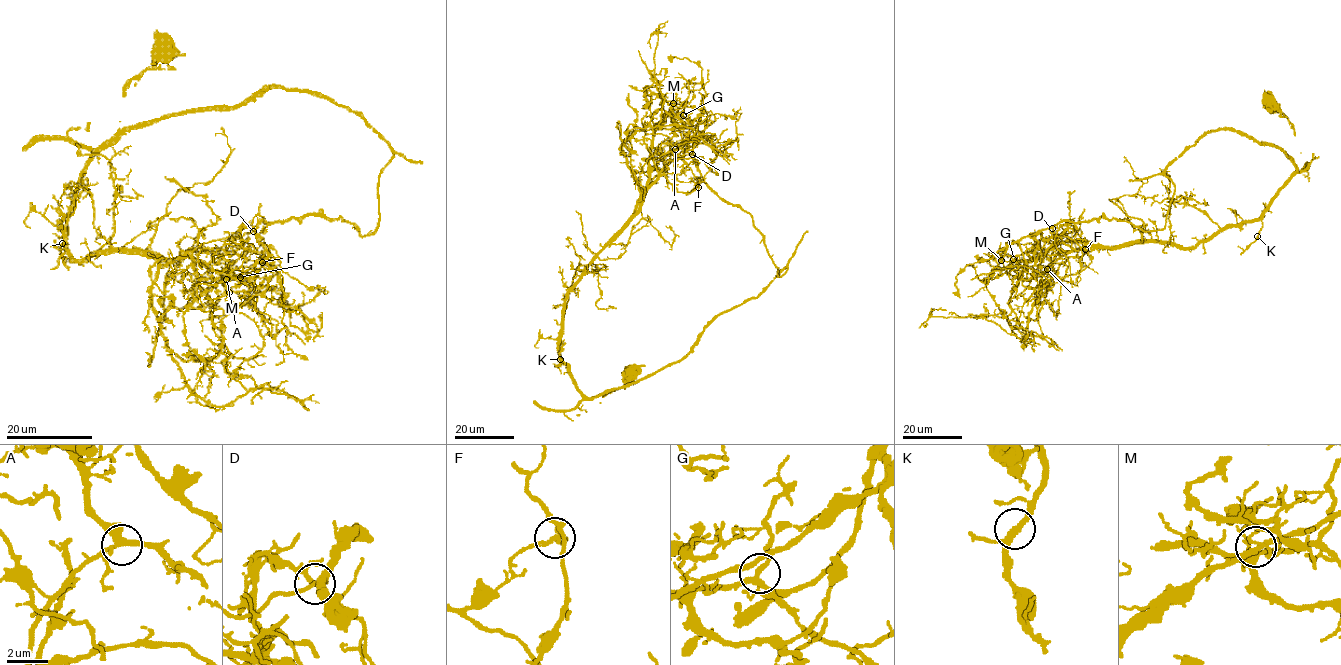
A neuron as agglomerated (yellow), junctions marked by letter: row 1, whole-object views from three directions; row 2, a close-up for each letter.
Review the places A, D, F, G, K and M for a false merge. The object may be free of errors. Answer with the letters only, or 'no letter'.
F

